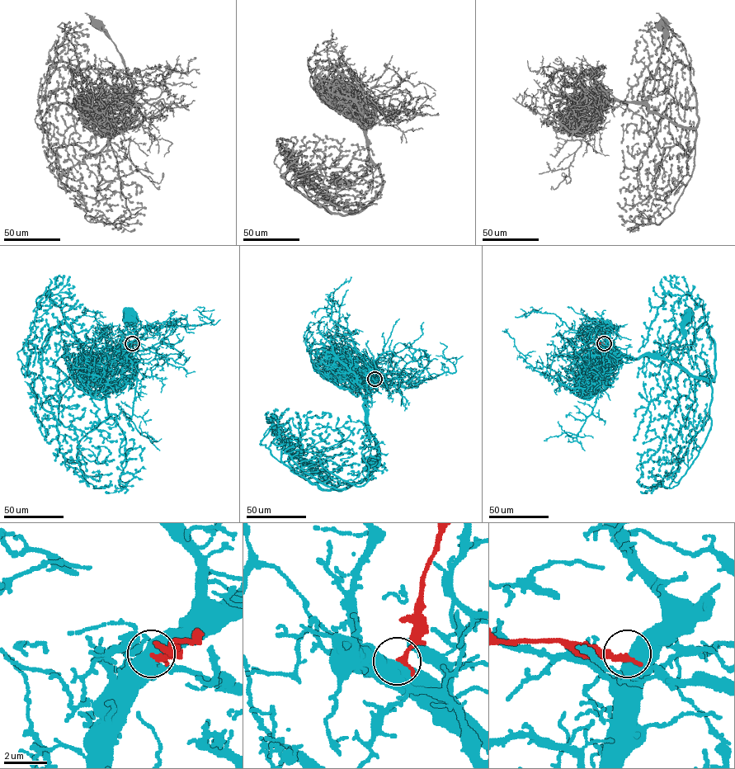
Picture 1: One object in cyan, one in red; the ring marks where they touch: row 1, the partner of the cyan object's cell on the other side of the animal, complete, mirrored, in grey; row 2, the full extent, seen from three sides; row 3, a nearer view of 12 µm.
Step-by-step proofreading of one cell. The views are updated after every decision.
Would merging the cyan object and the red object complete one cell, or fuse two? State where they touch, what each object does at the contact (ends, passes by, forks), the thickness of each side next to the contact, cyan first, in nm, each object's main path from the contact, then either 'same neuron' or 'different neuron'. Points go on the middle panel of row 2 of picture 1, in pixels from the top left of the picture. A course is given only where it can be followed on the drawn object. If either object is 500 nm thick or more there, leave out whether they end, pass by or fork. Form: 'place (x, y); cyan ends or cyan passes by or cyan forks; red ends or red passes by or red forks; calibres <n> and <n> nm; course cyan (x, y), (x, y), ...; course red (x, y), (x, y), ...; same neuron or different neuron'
place (374, 379); calibres 750 and 280 nm; course cyan (374, 379), (369, 378), (366, 384), (367, 426), (379, 454), (371, 462); course red (374, 379), (377, 367); different neuron

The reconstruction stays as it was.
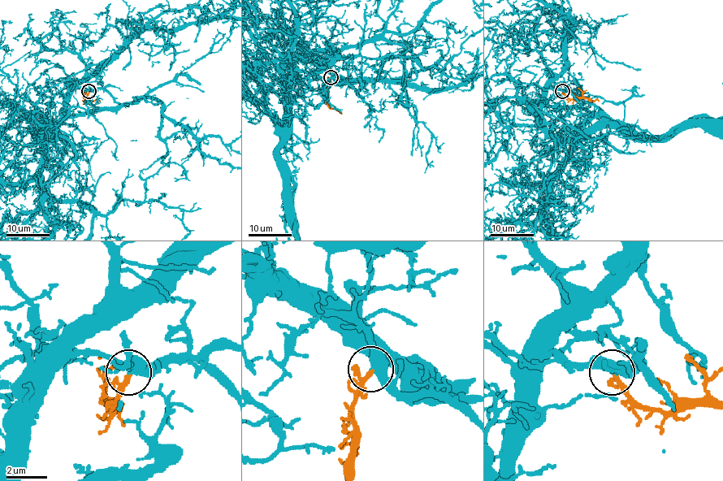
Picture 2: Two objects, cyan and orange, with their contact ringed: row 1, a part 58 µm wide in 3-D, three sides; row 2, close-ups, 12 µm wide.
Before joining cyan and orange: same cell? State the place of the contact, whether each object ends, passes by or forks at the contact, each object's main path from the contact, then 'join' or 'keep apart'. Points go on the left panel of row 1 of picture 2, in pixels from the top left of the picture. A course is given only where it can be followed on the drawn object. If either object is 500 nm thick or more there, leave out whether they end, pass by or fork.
(88, 91) | cyan passes by | orange passes by | orange via (88, 92), (85, 99), (100, 101) | join

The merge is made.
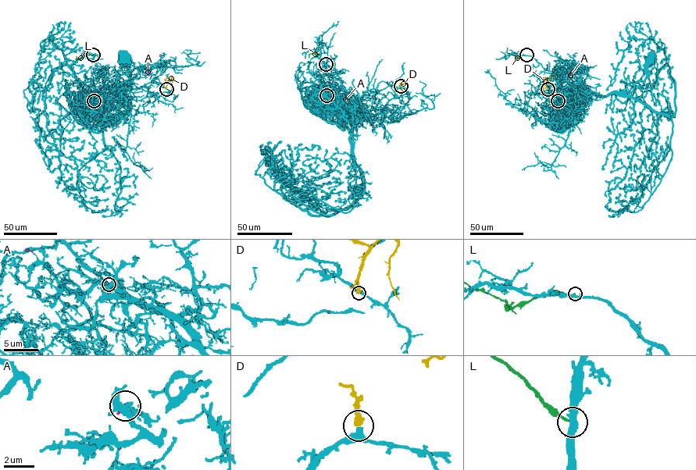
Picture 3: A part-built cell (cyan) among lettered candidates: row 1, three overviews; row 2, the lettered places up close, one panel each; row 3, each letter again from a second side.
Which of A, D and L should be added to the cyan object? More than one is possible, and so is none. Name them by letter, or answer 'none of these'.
D

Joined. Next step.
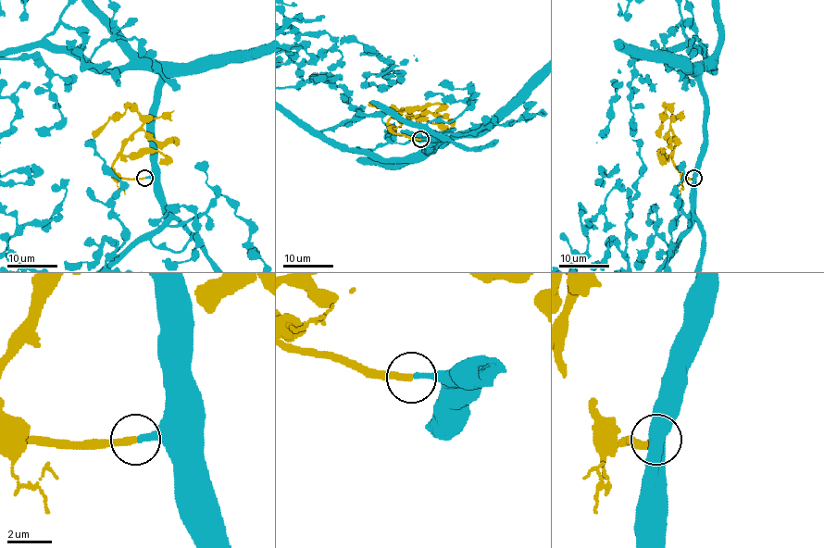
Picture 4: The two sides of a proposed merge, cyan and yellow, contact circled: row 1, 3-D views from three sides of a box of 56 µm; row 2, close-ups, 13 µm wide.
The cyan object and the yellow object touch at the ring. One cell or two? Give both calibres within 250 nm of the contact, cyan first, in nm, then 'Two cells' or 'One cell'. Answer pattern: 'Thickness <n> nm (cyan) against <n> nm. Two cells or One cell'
Thickness 280 nm (cyan) against 320 nm. One cell

